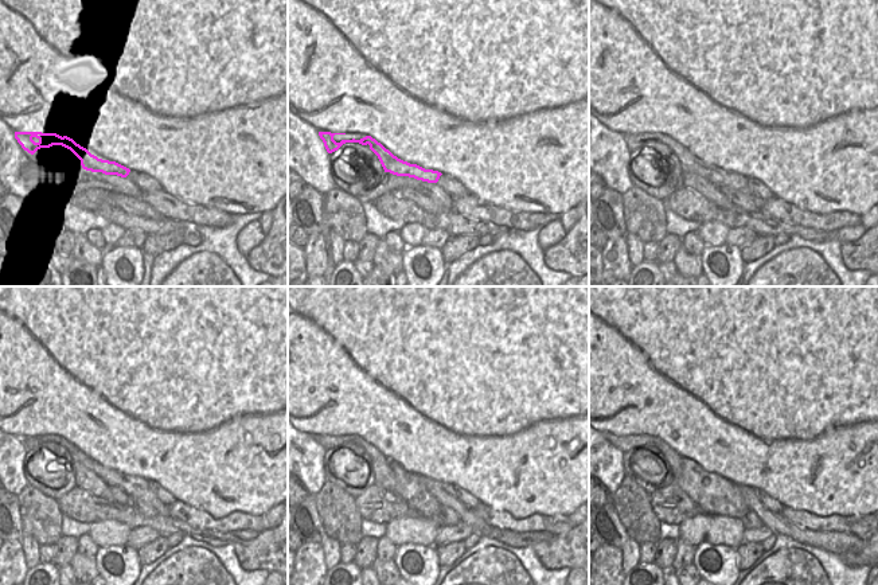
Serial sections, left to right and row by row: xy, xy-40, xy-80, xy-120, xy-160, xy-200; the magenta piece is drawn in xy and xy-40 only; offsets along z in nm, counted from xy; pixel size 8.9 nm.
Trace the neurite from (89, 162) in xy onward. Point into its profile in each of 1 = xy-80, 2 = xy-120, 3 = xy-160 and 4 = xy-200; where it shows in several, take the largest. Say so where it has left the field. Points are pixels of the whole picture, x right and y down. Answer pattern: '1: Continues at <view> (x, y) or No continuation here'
1: Continues at xy-80 (718, 176)
2: Continues at xy-120 (137, 488)
3: Continues at xy-160 (444, 494)
4: Continues at xy-200 (834, 542)

